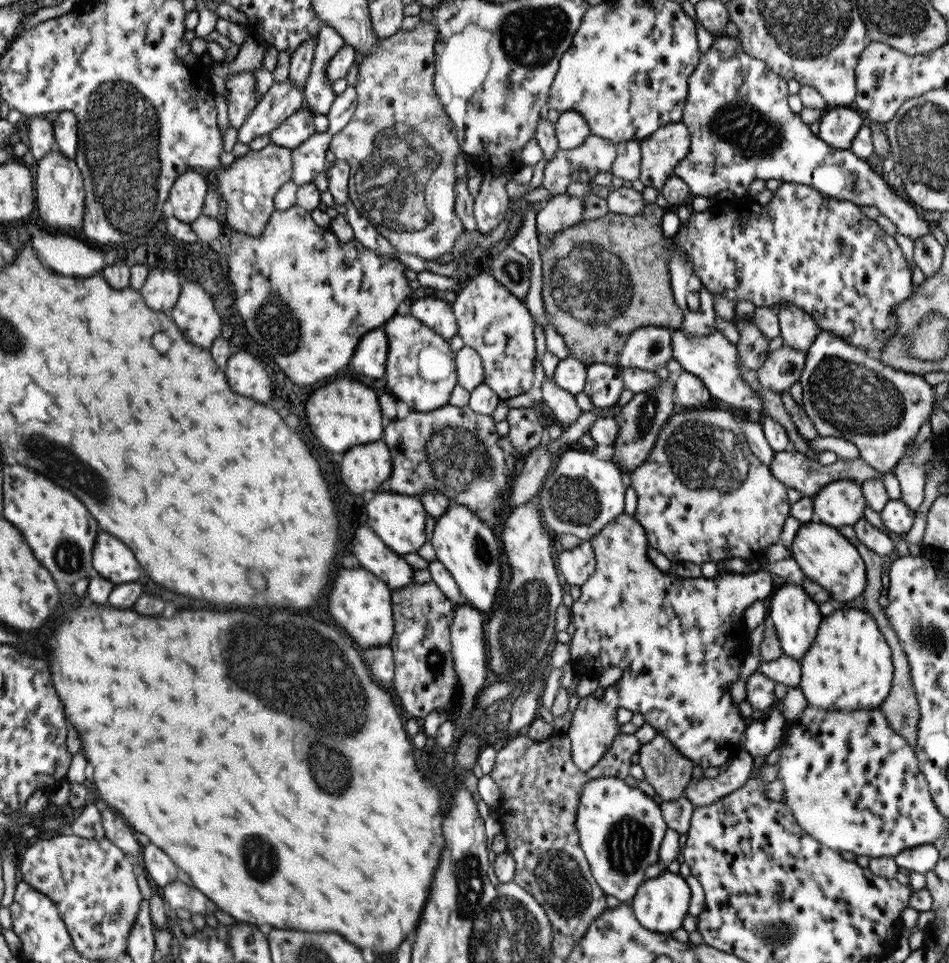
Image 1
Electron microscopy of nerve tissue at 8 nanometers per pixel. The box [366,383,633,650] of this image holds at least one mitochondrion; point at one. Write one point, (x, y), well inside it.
(457, 457)

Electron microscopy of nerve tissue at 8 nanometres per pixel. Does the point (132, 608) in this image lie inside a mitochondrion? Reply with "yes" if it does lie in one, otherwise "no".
no

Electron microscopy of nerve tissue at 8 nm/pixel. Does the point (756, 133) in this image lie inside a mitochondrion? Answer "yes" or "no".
yes

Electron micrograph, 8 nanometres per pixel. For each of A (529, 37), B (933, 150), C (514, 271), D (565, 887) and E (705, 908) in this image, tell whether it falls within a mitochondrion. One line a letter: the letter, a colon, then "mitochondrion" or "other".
A: mitochondrion
B: mitochondrion
C: mitochondrion
D: mitochondrion
E: other

